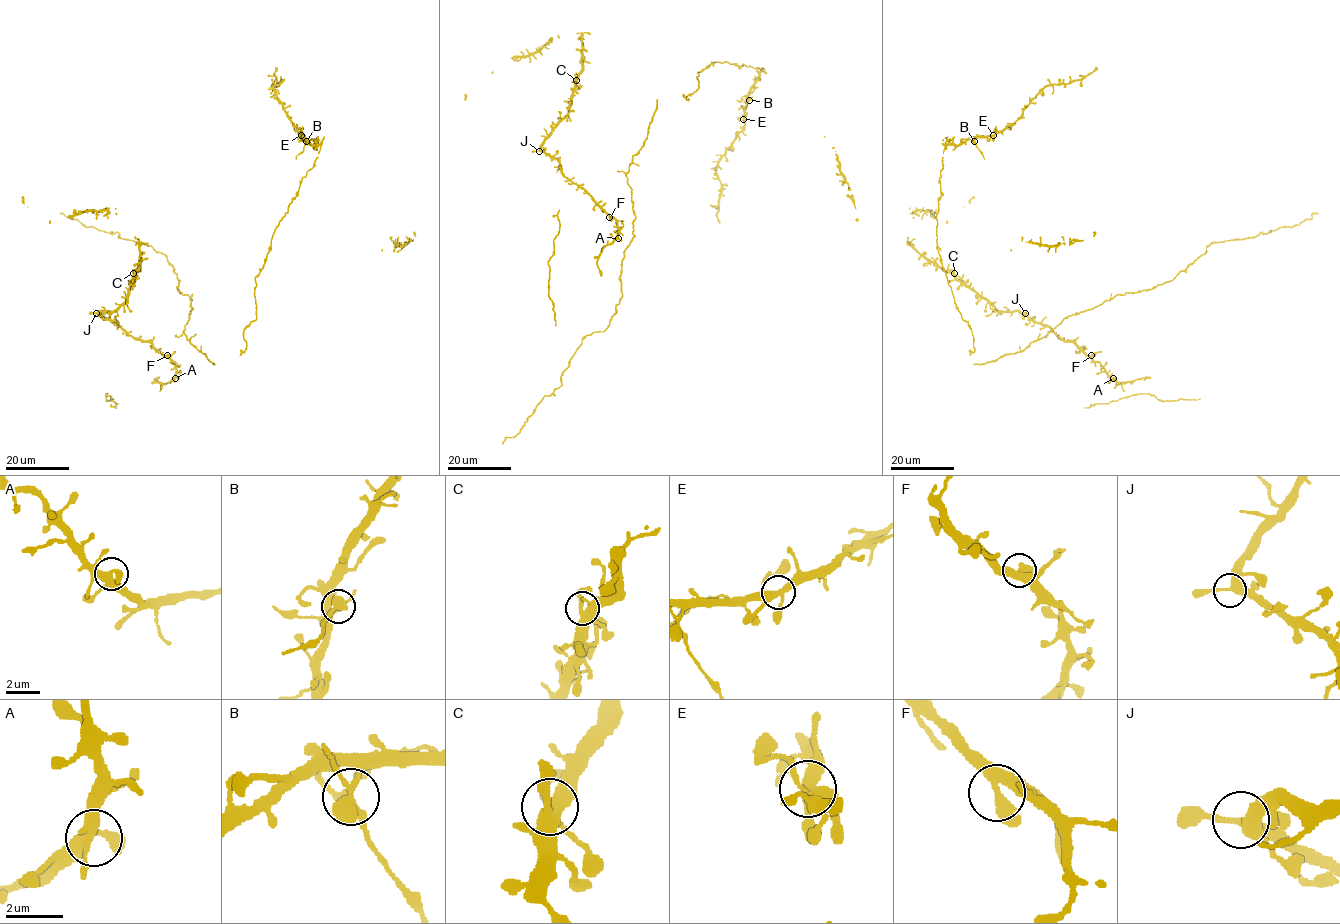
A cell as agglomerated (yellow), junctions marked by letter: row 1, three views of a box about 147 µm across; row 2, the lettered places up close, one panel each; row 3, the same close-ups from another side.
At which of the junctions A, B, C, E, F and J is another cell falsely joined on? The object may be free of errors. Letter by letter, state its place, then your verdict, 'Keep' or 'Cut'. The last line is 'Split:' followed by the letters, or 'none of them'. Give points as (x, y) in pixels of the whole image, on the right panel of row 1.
A: Place: (1113, 378). Keep
B: Place: (974, 141). Cut
C: Place: (954, 273). Keep
E: Place: (993, 135). Keep
F: Place: (1091, 355). Keep
J: Place: (1025, 313). Keep
Split: B

